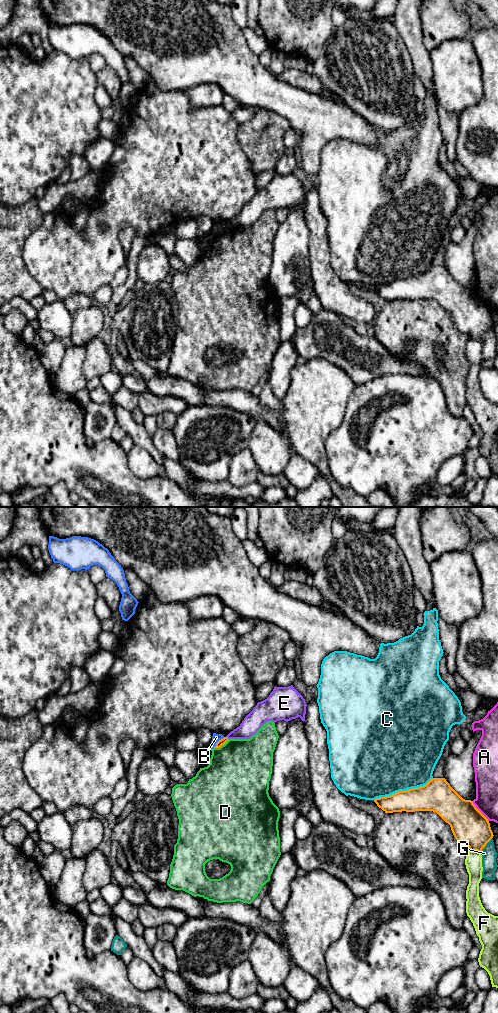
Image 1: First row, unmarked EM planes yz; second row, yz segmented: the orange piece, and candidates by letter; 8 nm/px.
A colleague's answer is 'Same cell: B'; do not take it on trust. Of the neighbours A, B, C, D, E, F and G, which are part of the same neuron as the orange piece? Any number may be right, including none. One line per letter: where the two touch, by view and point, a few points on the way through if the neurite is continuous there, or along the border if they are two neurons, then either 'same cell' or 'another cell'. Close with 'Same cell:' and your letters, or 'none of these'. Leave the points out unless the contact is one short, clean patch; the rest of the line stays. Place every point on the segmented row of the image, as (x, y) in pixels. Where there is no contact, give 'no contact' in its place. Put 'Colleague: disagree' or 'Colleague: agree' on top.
Colleague: disagree
A: contact yz (479, 811); another cell
B: contact yz (218, 741); border yz (224, 737), (213, 747); another cell
C: contact yz (403, 791); another cell
D: contact yz (221, 745); another cell
E: no contact; another cell
F: contact yz (475, 850); another cell
G: contact yz (485, 845); another cell
Same cell: none of these

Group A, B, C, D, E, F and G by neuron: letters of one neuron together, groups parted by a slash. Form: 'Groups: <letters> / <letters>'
Groups: A / B / C / D / E / F / G

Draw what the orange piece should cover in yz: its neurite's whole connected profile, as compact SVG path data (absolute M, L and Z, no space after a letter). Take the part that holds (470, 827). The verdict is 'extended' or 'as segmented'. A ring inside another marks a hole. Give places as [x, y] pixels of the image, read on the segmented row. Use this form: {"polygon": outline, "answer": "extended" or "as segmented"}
{"polygon": "M432 778L426 785L376 798L386 814L393 812L436 812L451 827L455 839L470 851L482 852L493 838L488 819L471 800L463 799L445 778Z", "answer": "as segmented"}

